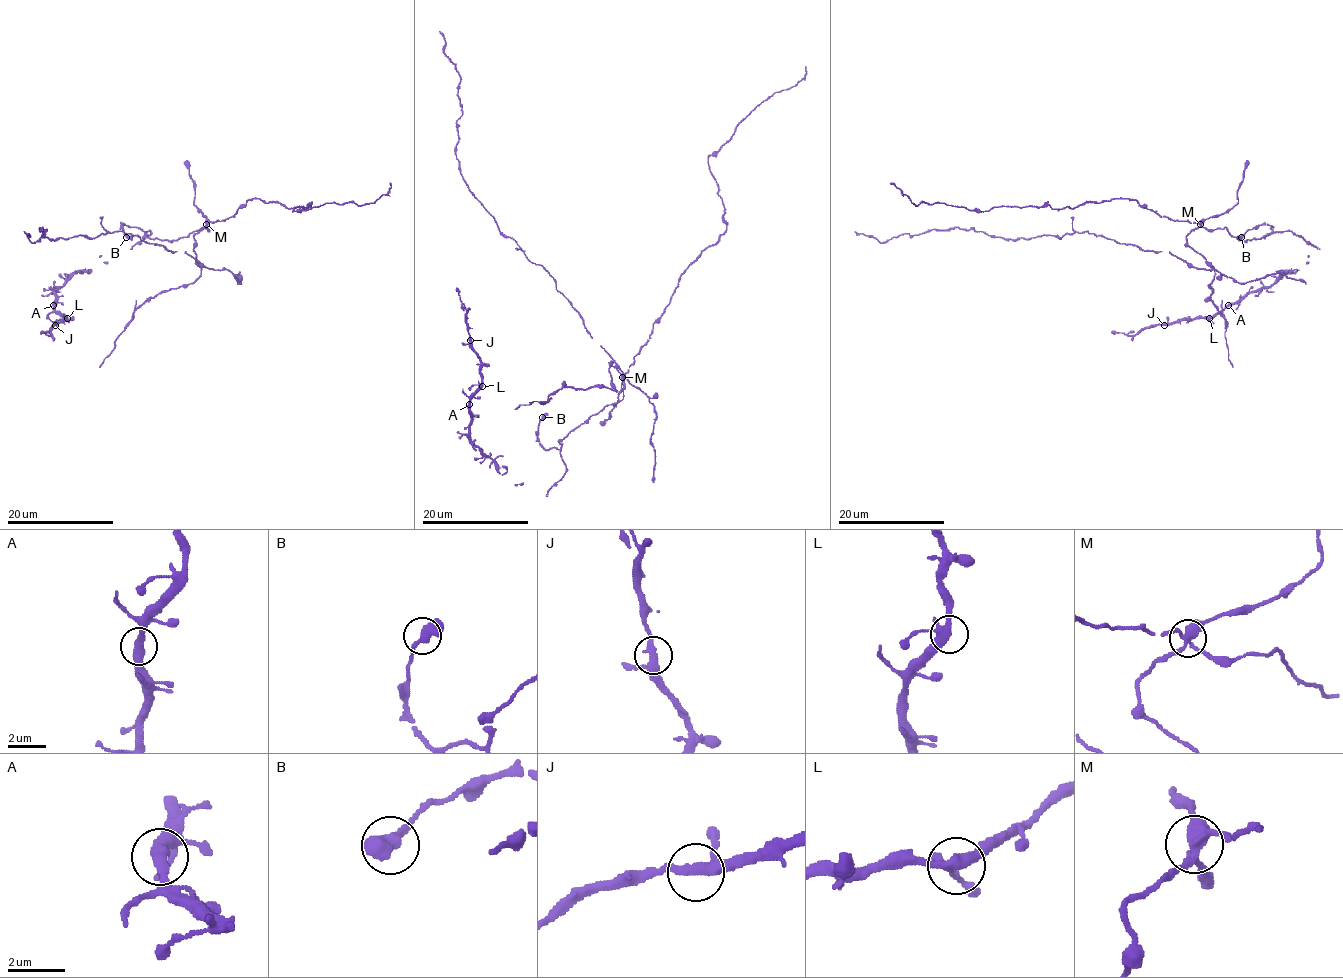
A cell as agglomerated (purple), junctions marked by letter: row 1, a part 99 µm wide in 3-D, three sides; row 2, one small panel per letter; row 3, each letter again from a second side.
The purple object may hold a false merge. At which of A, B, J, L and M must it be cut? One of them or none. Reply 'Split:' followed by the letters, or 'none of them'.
Split: M

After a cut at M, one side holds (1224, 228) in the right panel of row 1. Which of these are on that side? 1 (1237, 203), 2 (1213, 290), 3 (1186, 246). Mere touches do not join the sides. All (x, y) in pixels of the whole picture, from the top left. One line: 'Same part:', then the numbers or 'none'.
Same part: none

